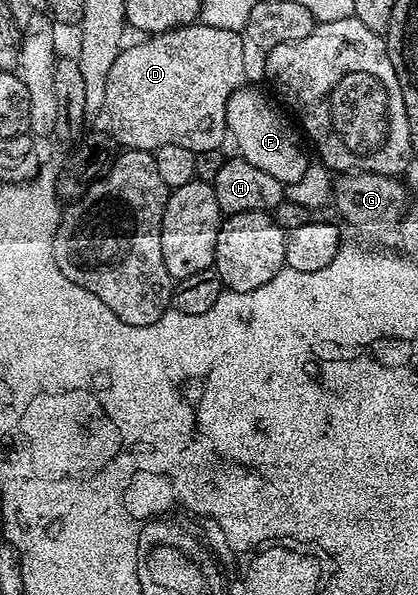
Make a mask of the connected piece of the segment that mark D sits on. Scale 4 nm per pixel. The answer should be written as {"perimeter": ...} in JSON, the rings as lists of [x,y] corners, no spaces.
{"perimeter":[[[194,23],[165,30],[164,33],[156,33],[143,40],[147,41],[139,41],[136,45],[128,44],[120,49],[113,67],[109,67],[109,79],[105,83],[105,99],[107,100],[105,117],[111,120],[109,129],[116,142],[127,149],[150,149],[152,151],[157,147],[165,147],[165,143],[177,143],[180,147],[189,147],[196,154],[201,151],[220,148],[224,144],[222,142],[223,137],[225,141],[228,136],[227,104],[233,94],[244,84],[243,76],[247,73],[247,53],[243,50],[244,38],[233,31],[221,31],[221,27],[209,27],[202,23]]]}

